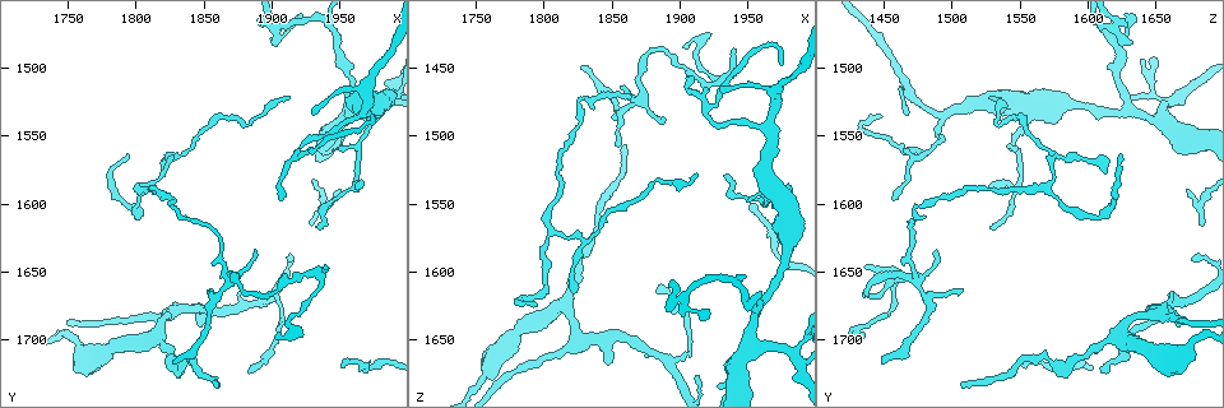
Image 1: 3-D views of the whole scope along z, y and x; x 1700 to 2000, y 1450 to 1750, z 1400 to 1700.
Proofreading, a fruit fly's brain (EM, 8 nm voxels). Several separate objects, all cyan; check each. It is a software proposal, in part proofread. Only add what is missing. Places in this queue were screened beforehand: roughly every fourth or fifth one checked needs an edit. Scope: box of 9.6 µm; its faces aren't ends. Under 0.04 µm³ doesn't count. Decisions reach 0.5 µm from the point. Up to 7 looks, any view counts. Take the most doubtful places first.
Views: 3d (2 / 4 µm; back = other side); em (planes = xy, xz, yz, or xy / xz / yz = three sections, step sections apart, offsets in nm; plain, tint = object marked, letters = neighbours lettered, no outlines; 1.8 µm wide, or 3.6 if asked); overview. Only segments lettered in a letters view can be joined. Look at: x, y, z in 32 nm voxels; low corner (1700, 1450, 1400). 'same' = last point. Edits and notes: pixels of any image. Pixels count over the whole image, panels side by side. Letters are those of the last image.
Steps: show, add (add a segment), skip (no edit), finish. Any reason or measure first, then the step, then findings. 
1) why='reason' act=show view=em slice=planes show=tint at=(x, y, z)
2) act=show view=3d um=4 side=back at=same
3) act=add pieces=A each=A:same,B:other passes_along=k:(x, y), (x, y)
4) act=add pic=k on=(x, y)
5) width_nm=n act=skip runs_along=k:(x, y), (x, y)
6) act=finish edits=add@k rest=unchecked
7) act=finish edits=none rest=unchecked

why='three-way junction' act=show view=em slice=planes show=plain at=(1828, 1682, 1648)

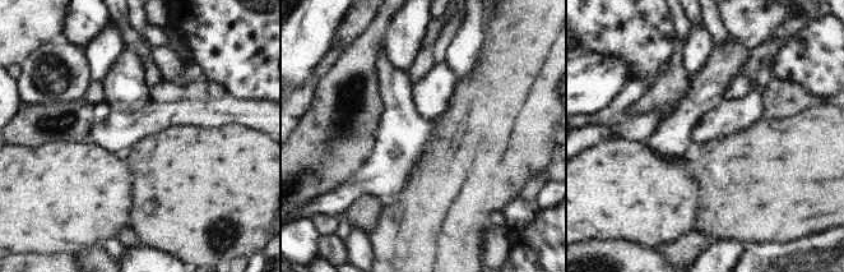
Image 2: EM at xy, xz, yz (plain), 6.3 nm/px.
why='see the neighbours' act=show view=em slice=planes show=letters at=same

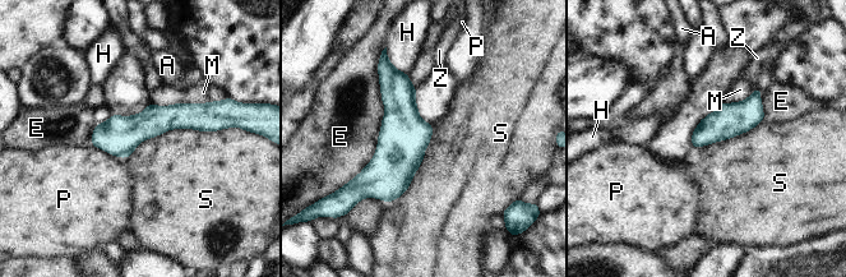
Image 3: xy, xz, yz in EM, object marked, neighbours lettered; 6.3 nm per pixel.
width_nm=200 act=skip each=A:other,E:other,H:other,M:other,P:other,S:other,Z:other runs_along=3:(384, 74), (396, 86), (388, 198) found='none of them fits'

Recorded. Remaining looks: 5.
why='end of a long branch' act=show view=3d um=4 at=(1886, 1726, 1612)

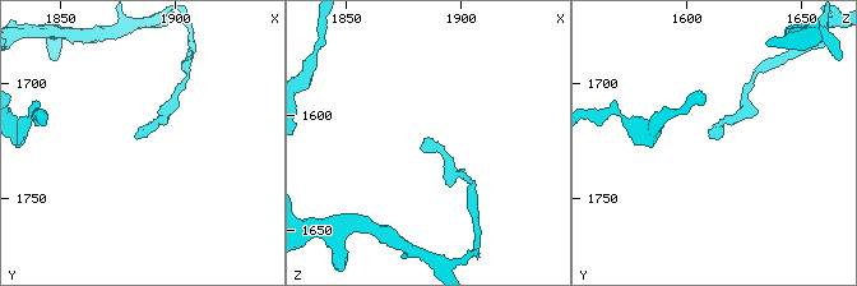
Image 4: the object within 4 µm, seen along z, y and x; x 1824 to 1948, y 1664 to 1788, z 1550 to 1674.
act=show view=em um=3.6 slice=xy step=4 show=tint at=(1883, 1723, 1610)

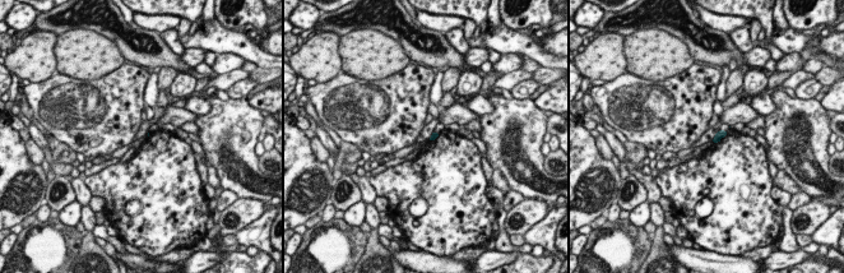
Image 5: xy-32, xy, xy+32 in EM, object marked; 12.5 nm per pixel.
act=show view=em um=3.6 slice=planes show=letters at=same

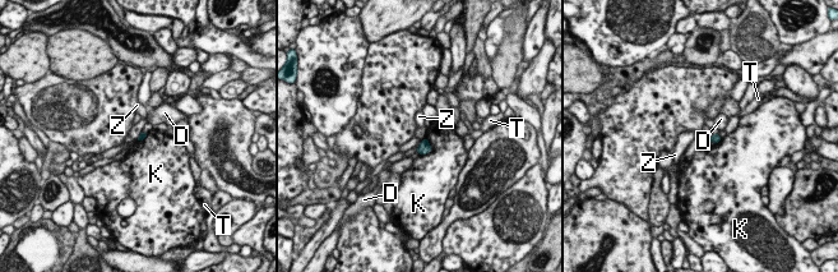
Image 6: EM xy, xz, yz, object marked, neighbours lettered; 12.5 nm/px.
act=skip each=D:other,K:other,T:other,Z:other border=6:(425, 138), (430, 150), (420, 155) found='no lettered segment goes on from it'

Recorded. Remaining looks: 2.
why='abrupt turn' act=show view=em slice=xy step=16 show=plain at=(1946, 1546, 1664)

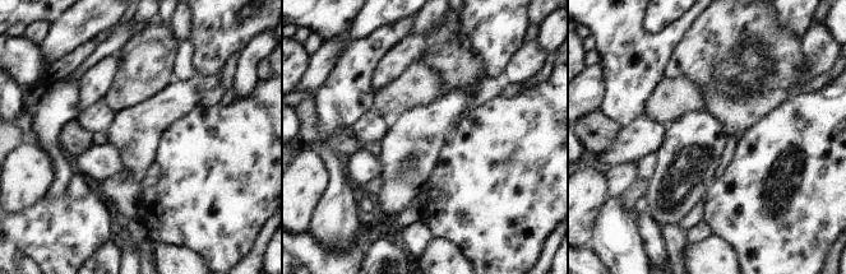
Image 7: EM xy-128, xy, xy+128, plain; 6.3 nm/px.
why='what lies round it' act=show view=em slice=xy step=16 show=letters at=same

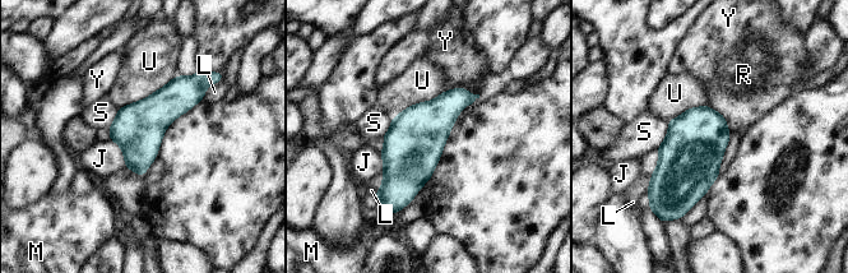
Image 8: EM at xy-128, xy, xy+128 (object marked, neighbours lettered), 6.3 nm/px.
act=skip each=J:other,L:other,M:other,R:other,S:other,U:other,Y:other border=8:(444, 92), (466, 88), (478, 95) found='none of them fits'

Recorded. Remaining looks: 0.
act=finish edits=none rest=unchecked

